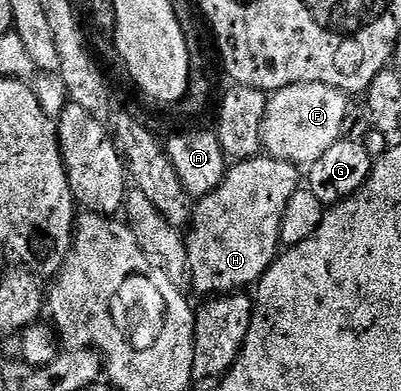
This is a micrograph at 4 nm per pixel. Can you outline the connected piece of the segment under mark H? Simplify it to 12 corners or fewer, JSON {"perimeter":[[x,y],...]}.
{"perimeter":[[237,161],[195,203],[186,270],[204,296],[255,287],[301,171]]}

